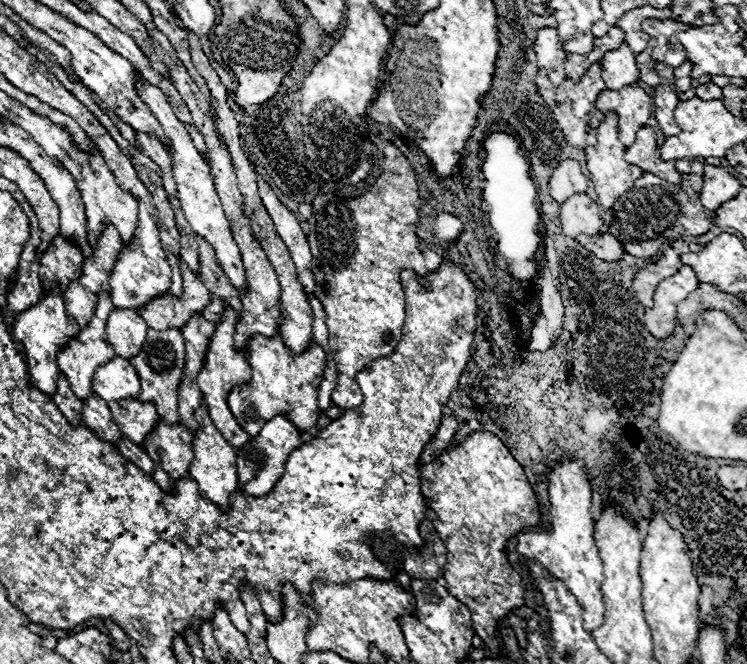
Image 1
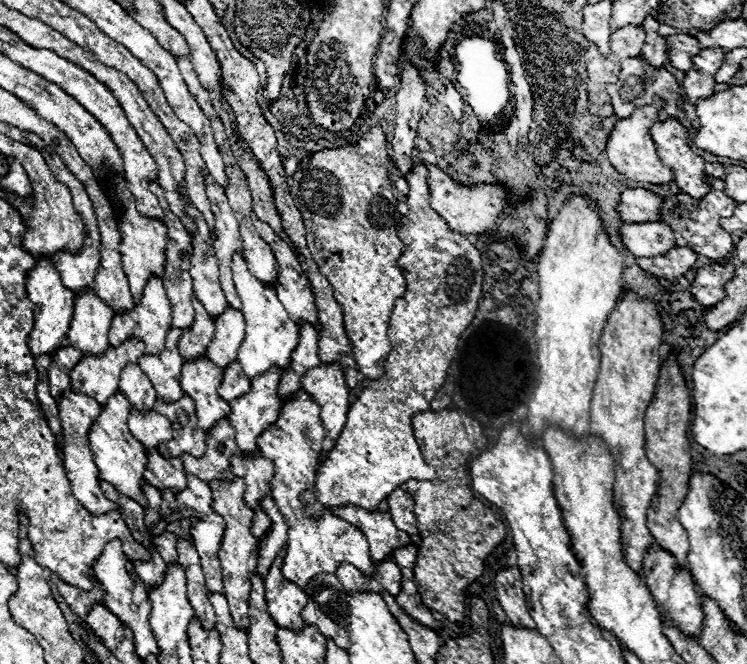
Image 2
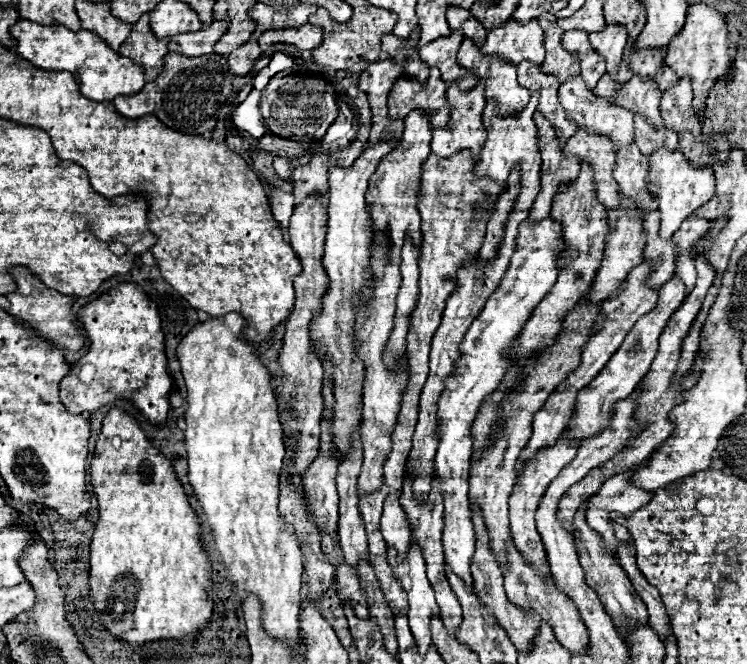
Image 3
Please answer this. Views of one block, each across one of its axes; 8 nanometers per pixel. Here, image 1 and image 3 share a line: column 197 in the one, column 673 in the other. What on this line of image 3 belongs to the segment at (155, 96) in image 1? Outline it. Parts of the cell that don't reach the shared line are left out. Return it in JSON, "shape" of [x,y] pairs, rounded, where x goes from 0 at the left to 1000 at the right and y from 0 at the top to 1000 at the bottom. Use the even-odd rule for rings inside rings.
{"shape":[[[884,223],[870,235],[870,262],[867,274],[876,277],[876,289],[881,295],[881,313],[884,313],[884,355],[897,358],[913,337],[921,322],[934,316],[940,307],[945,307],[956,292],[956,256],[953,250],[932,250],[926,247],[910,223],[894,226]]]}

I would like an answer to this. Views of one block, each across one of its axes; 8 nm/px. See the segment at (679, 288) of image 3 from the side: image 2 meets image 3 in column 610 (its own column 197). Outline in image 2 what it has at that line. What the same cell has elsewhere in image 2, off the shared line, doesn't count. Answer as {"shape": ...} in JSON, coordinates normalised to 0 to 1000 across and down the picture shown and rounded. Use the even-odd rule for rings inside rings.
{"shape":[[[276,533],[268,545],[246,545],[241,581],[262,605],[262,627],[273,651],[308,623],[305,605],[300,605],[289,590],[295,578],[297,557]]]}

